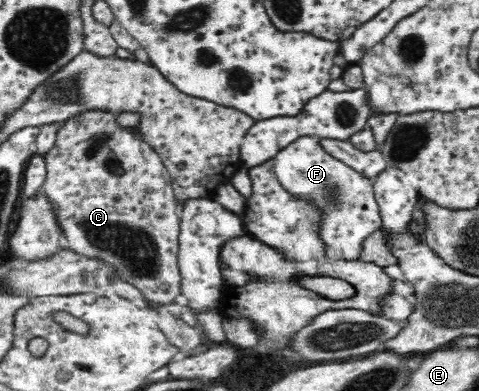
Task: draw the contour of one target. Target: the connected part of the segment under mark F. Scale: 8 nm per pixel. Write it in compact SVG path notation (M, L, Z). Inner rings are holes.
M318 136L300 137L273 157L275 179L291 199L307 201L318 208L320 233L326 258L352 261L359 259L362 242L382 226L382 216L371 177L352 169L340 158L332 156Z

